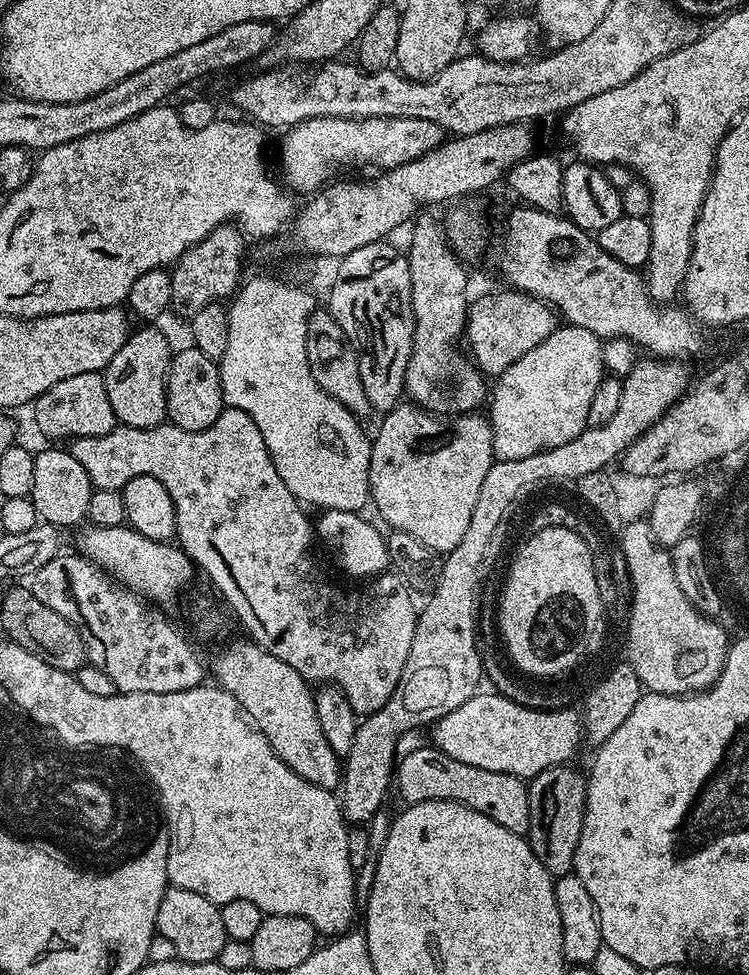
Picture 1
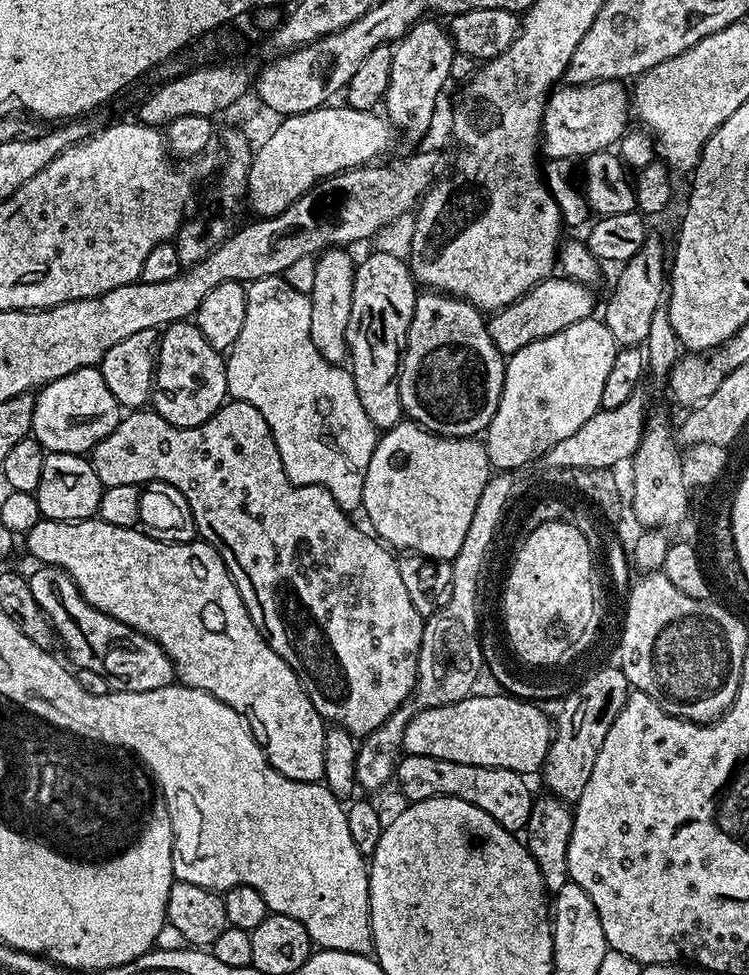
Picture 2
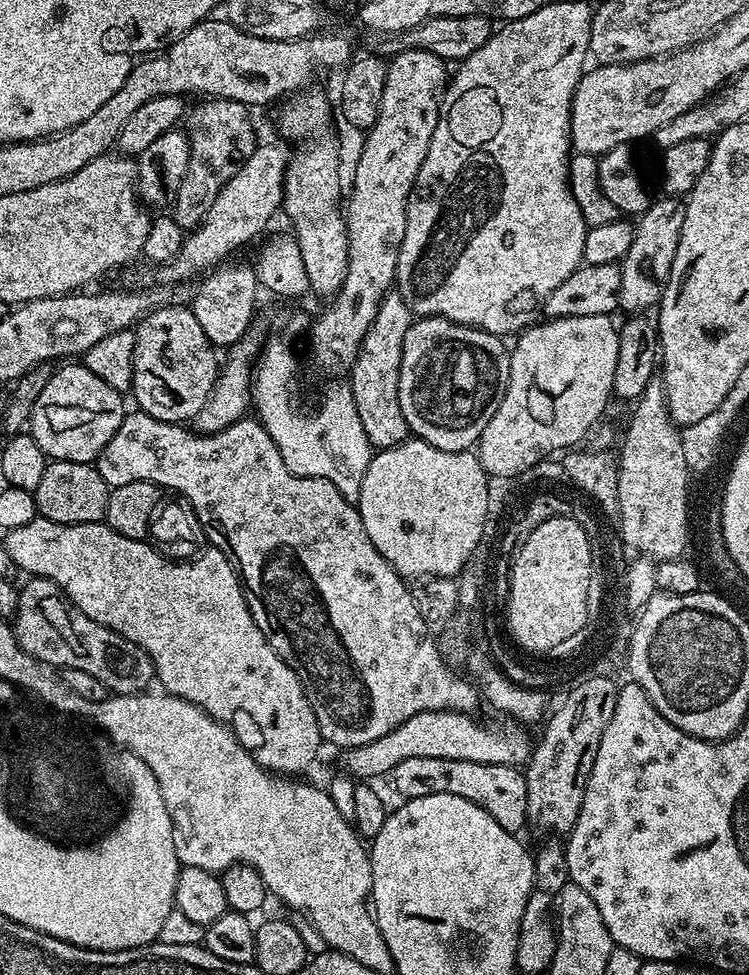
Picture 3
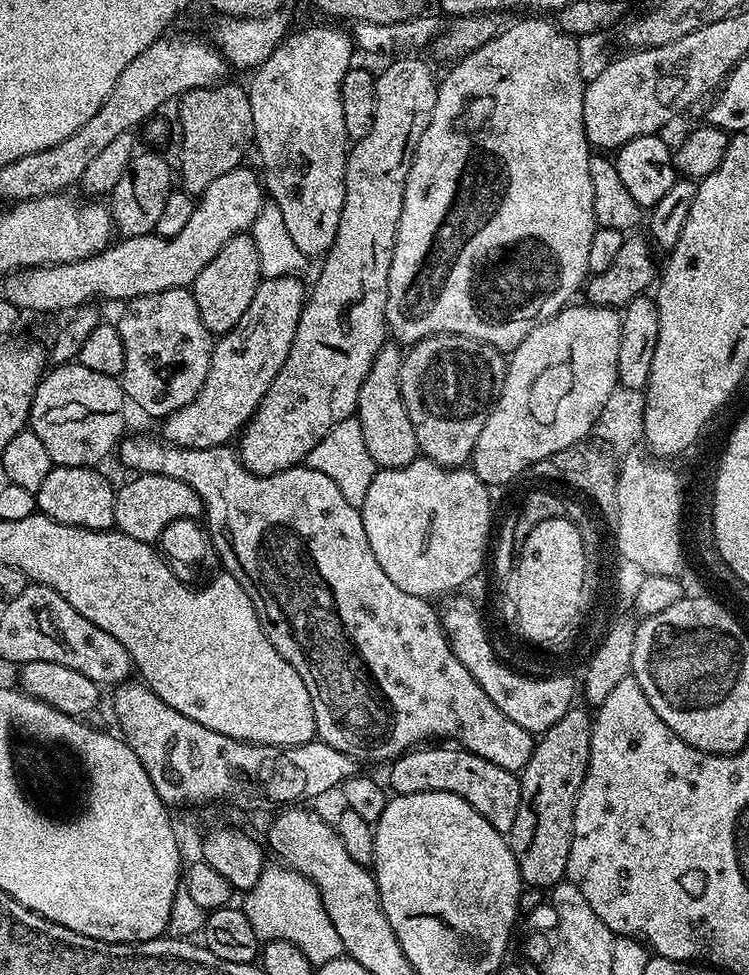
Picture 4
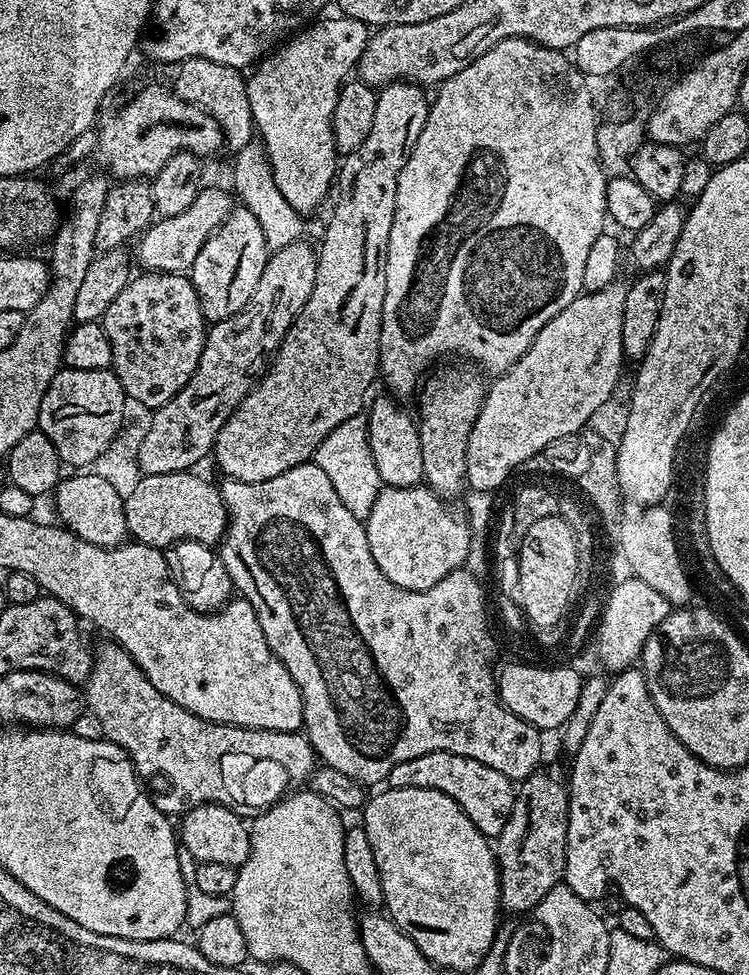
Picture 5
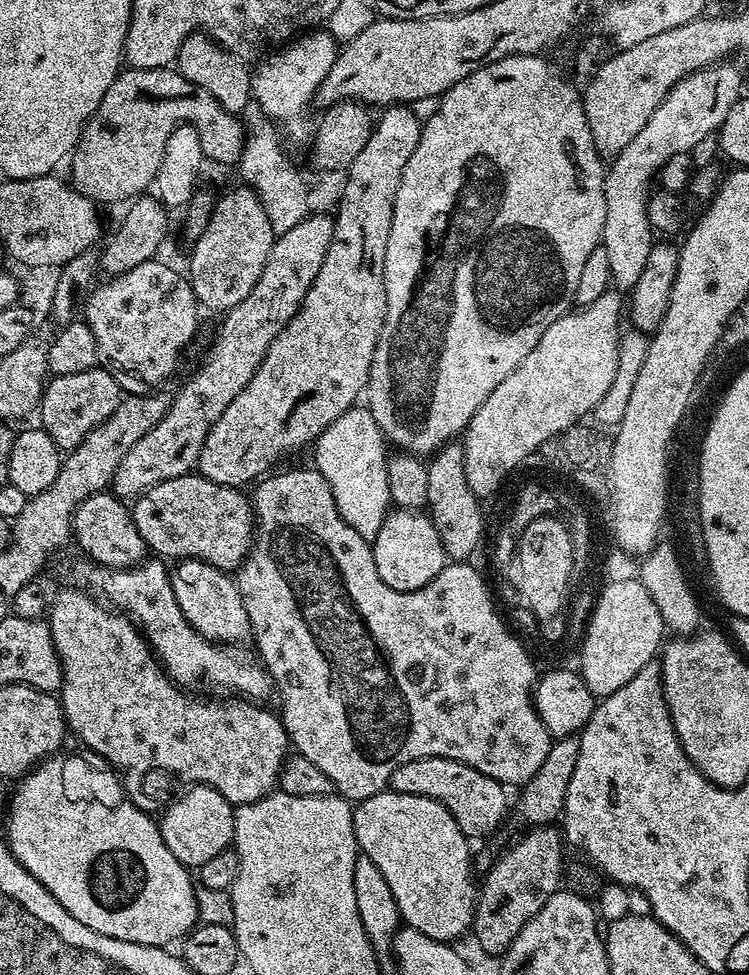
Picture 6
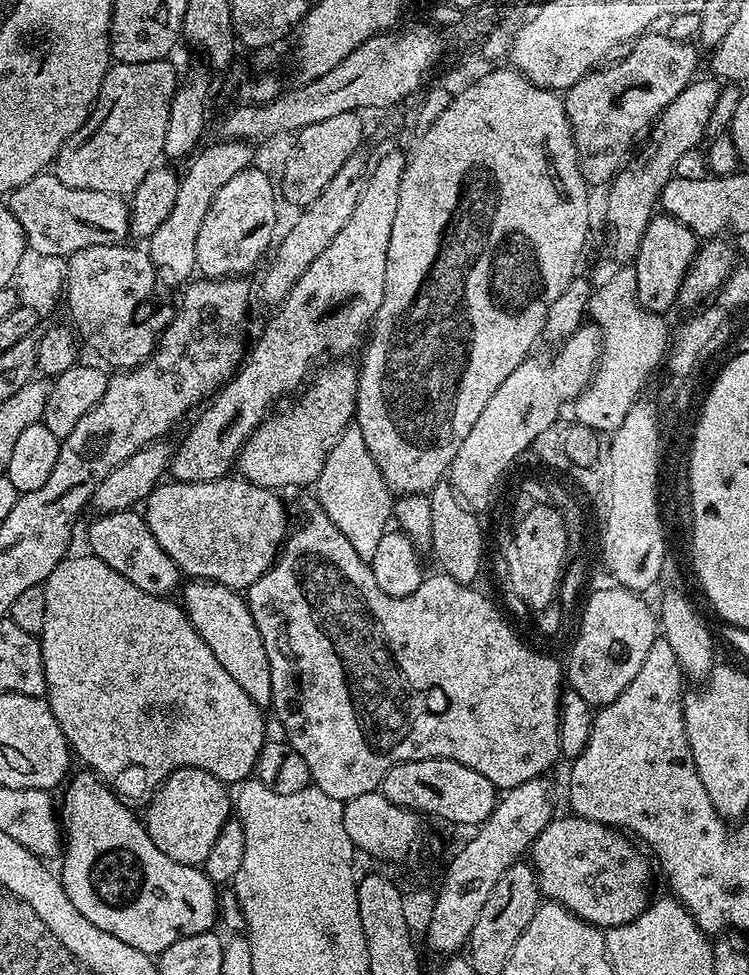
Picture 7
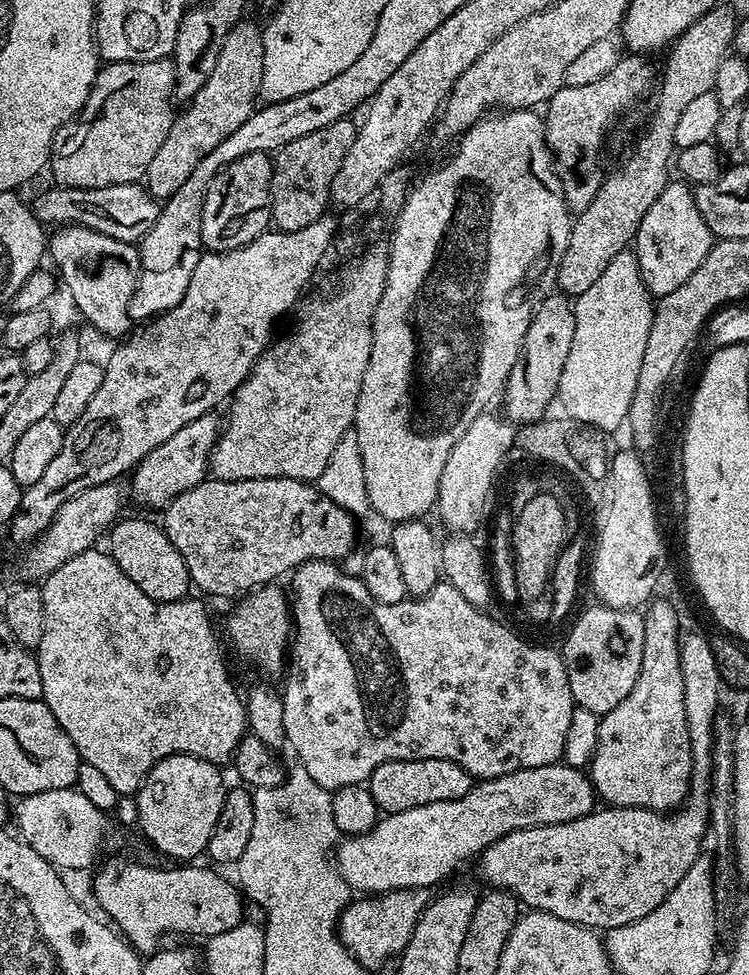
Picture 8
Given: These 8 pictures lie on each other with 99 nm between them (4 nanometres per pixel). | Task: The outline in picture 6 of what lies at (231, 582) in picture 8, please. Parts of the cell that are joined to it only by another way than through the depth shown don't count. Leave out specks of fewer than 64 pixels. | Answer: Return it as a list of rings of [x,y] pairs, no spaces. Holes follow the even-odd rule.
[[[199,474],[170,478],[135,497],[131,505],[134,526],[157,557],[173,556],[176,562],[205,560],[231,573],[243,564],[254,535],[254,509],[242,493],[240,488],[210,482]]]

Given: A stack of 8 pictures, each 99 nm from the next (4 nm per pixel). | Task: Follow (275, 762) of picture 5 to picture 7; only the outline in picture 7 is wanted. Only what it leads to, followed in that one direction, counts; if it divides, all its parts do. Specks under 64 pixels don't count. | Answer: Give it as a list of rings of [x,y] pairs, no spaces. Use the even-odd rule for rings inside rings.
[[[91,554],[85,556],[69,555],[42,585],[46,594],[46,626],[42,626],[39,634],[40,649],[42,650],[42,666],[46,670],[46,699],[54,718],[58,718],[58,726],[62,726],[62,734],[66,738],[69,749],[81,760],[85,769],[99,776],[117,796],[125,801],[147,801],[152,793],[174,770],[179,768],[197,768],[214,774],[225,786],[236,786],[249,779],[255,773],[256,760],[266,743],[264,736],[265,713],[248,695],[242,691],[242,686],[222,670],[218,658],[214,658],[210,646],[202,642],[202,634],[194,630],[190,618],[184,613],[183,607],[176,604],[172,598],[151,596],[146,590],[138,590],[134,582],[126,582],[118,570],[110,570],[106,562]]]

